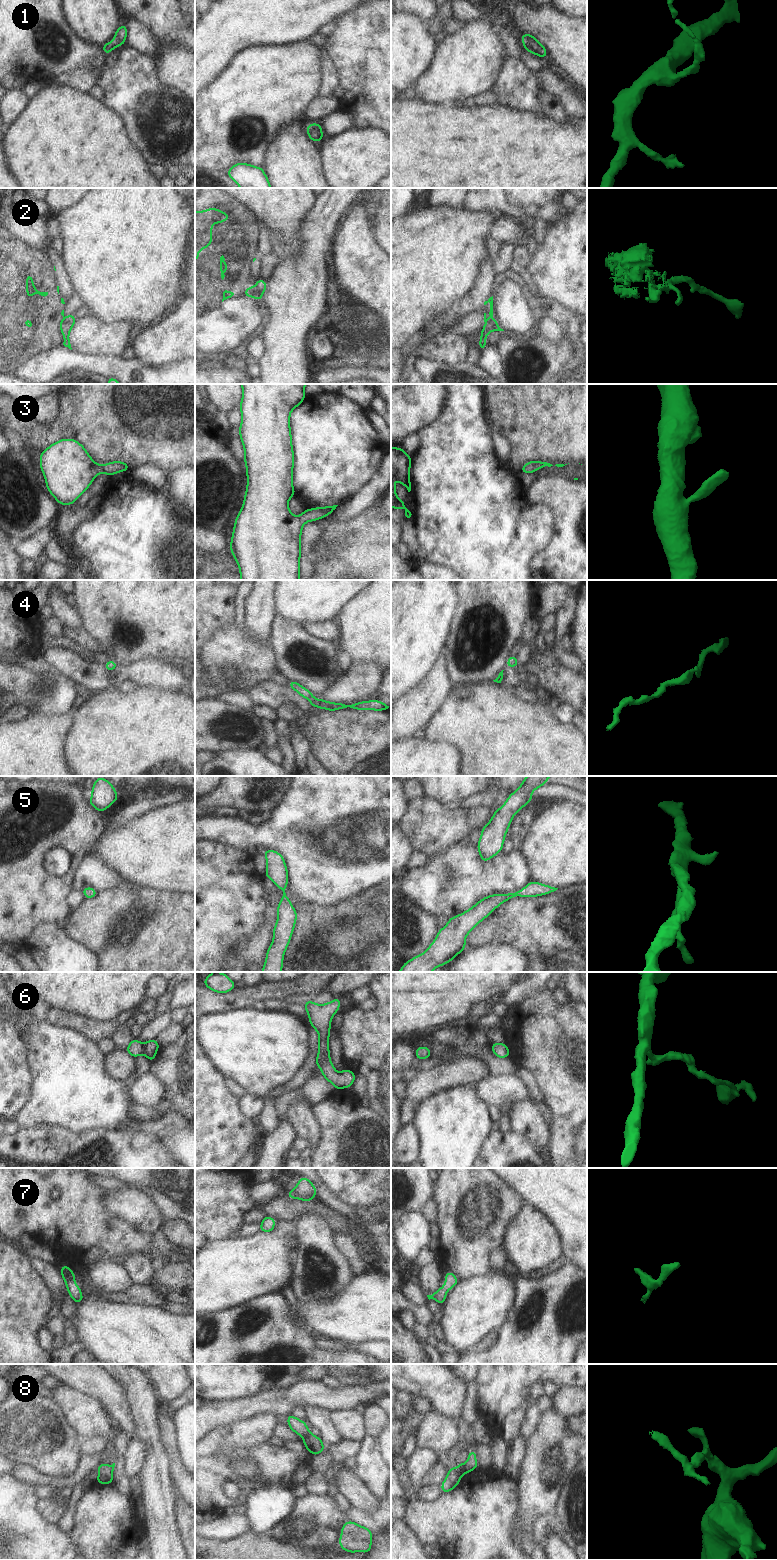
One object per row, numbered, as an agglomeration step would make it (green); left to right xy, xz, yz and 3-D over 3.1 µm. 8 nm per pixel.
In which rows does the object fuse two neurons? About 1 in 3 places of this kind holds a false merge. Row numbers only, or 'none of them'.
2, 8

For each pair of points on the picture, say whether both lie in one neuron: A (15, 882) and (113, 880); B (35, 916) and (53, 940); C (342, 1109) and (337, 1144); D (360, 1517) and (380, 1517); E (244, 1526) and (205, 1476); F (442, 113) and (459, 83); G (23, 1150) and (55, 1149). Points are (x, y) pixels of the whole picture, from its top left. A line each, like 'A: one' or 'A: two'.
A: two
B: two
C: one
D: one
E: two
F: two
G: one

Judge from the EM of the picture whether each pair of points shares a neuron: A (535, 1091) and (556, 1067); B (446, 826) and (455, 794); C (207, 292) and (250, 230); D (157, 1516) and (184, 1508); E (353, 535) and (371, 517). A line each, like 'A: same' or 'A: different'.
A: different
B: different
C: same
D: different
E: same

